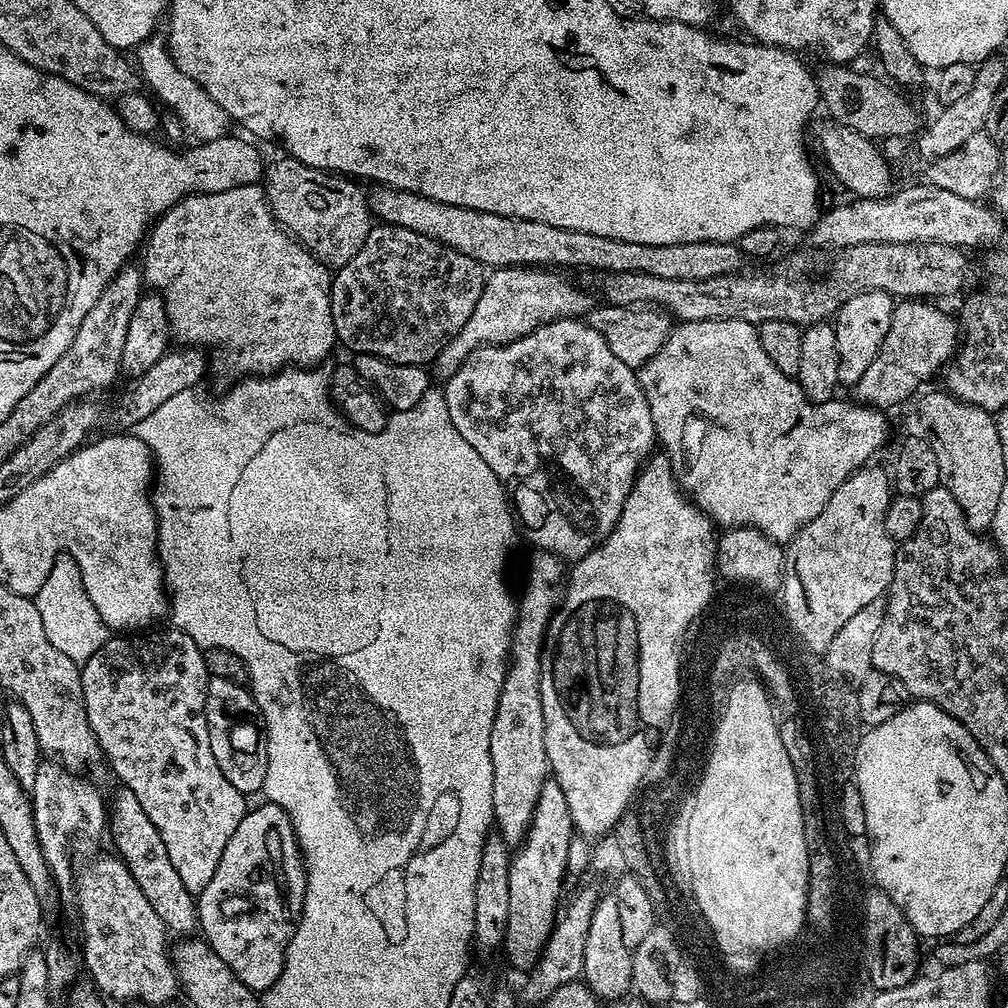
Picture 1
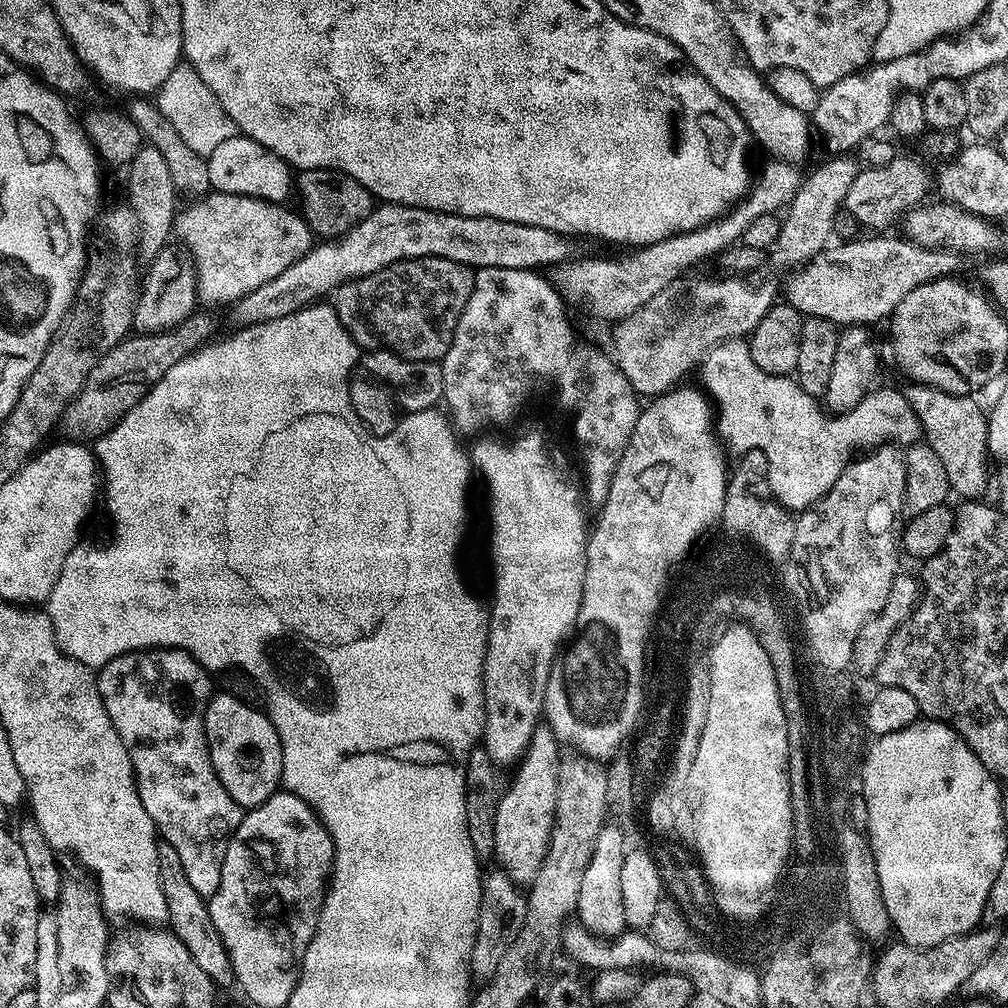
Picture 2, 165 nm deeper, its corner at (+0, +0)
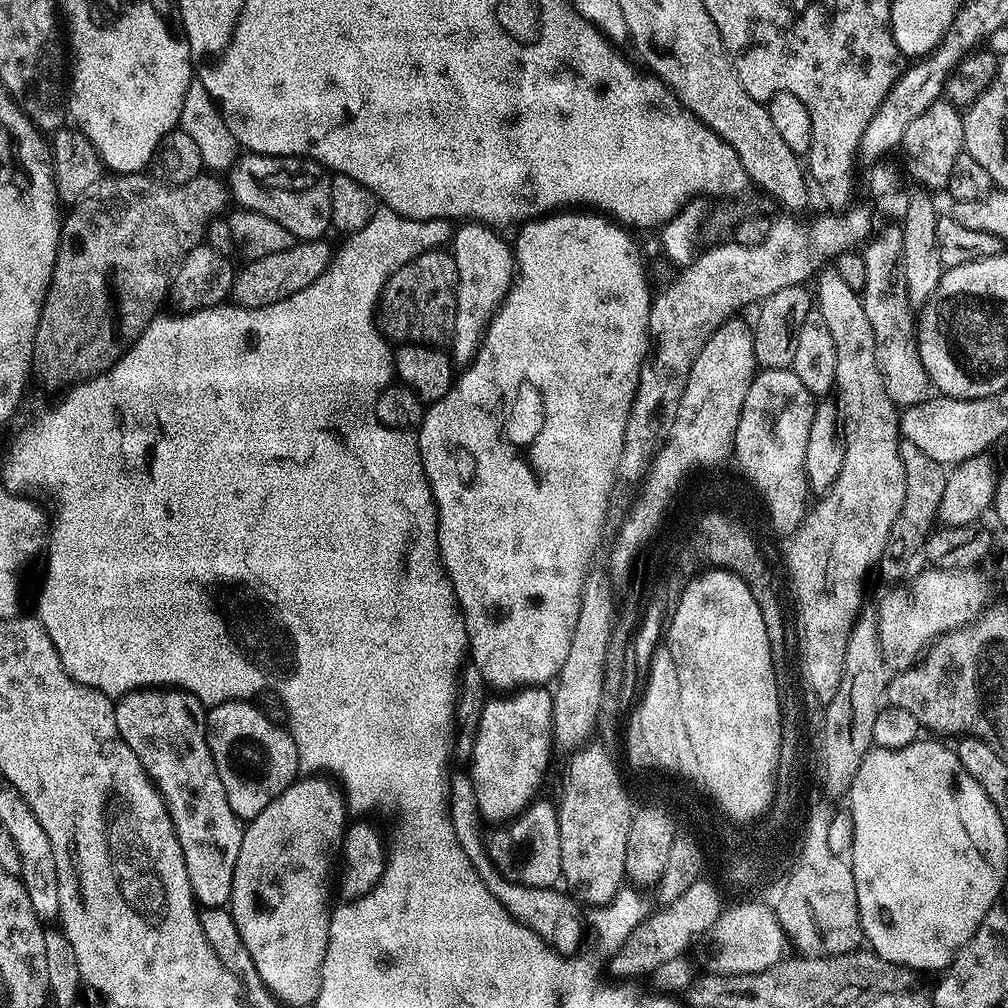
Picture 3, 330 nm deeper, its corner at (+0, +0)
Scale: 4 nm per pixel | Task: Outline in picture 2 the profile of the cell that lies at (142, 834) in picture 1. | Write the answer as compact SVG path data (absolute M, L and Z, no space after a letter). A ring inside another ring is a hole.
M163 842L158 846L158 862L162 874L162 890L166 894L166 906L168 907L167 927L190 950L194 963L206 973L217 989L233 987L236 984L234 974L234 962L230 962L230 954L226 950L226 942L222 942L222 934L218 934L214 926L214 918L210 918L208 900L186 878L186 870L182 870L182 858L174 846Z

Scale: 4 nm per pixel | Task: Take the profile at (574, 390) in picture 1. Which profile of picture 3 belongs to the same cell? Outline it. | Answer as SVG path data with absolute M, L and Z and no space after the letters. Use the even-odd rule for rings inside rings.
M464 222L455 229L450 251L456 260L458 286L456 287L456 313L450 341L450 355L457 365L467 366L476 357L488 323L500 311L500 305L512 289L517 273L514 248L511 243L496 237L495 227L479 222Z

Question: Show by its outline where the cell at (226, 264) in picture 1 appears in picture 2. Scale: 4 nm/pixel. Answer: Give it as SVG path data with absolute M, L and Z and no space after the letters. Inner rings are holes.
M212 191L203 200L188 206L176 217L175 231L180 232L179 239L187 248L193 263L196 265L196 288L201 301L205 305L231 305L239 301L250 290L258 290L258 286L266 286L270 278L278 278L282 270L294 266L306 253L314 247L314 233L299 211L291 212L284 204L272 204L269 200L261 200L258 196L239 196L225 192Z

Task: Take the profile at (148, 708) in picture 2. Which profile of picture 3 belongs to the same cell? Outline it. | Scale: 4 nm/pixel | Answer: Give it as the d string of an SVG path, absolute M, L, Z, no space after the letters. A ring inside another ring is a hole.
M171 686L125 692L115 705L118 734L122 734L126 746L134 750L134 758L142 762L168 807L197 905L208 908L227 905L236 850L242 846L244 828L238 823L234 810L228 808L218 770L212 766L210 746L206 743L207 719L196 720L196 710L203 711L206 705L185 688Z

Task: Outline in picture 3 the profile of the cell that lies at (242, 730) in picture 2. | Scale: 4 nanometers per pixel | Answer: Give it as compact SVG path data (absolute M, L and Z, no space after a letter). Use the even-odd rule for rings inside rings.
M227 700L209 712L212 713L206 716L206 743L210 746L212 766L218 770L228 808L234 810L241 821L247 822L262 814L262 810L297 779L301 771L298 746L287 727L266 718L255 703Z

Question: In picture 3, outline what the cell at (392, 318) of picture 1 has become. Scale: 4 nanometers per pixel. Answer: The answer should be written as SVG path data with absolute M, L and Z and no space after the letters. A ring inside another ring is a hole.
M425 250L391 276L376 305L376 323L389 341L401 344L444 346L452 339L456 313L458 270L448 250Z

